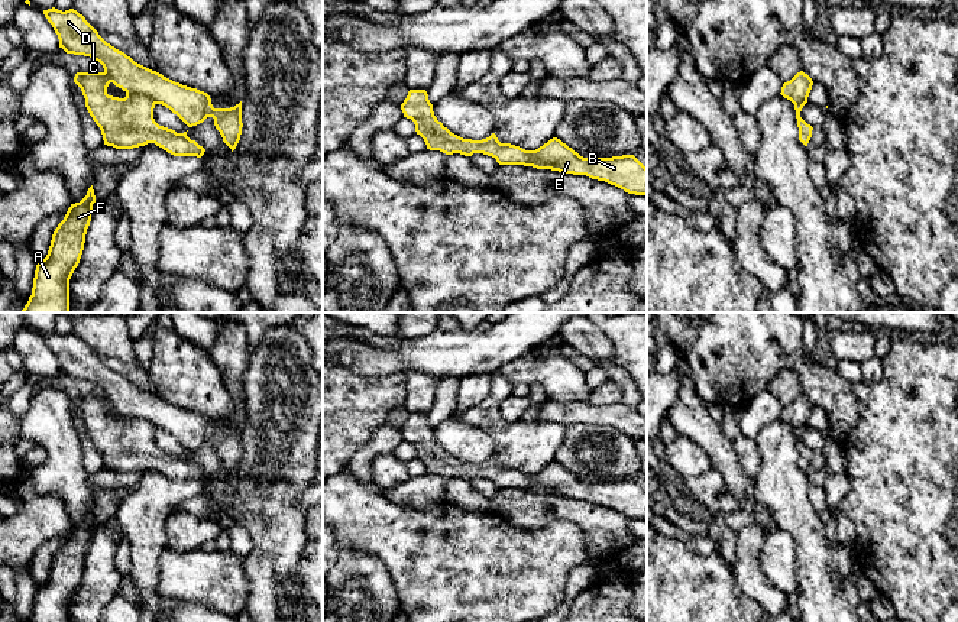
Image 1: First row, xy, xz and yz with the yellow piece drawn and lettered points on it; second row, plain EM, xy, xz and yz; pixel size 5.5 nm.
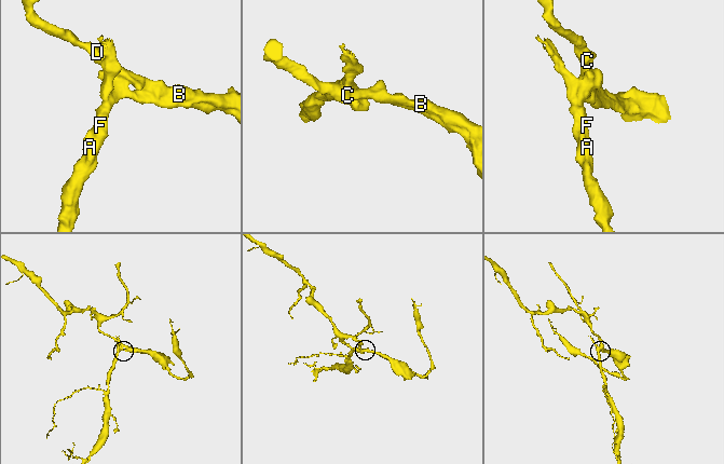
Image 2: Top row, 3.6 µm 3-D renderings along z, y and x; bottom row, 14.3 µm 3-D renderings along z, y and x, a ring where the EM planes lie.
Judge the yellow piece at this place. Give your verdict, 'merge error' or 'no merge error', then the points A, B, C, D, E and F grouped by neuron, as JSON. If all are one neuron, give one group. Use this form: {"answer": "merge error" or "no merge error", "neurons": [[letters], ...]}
{"answer": "merge error", "neurons": [["A", "F"], ["B", "C", "D", "E"]]}

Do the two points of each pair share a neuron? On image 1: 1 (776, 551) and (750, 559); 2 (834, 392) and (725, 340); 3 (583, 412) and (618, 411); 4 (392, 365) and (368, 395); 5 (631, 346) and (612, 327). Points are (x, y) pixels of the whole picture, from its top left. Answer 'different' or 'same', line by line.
1: different
2: same
3: same
4: different
5: same

